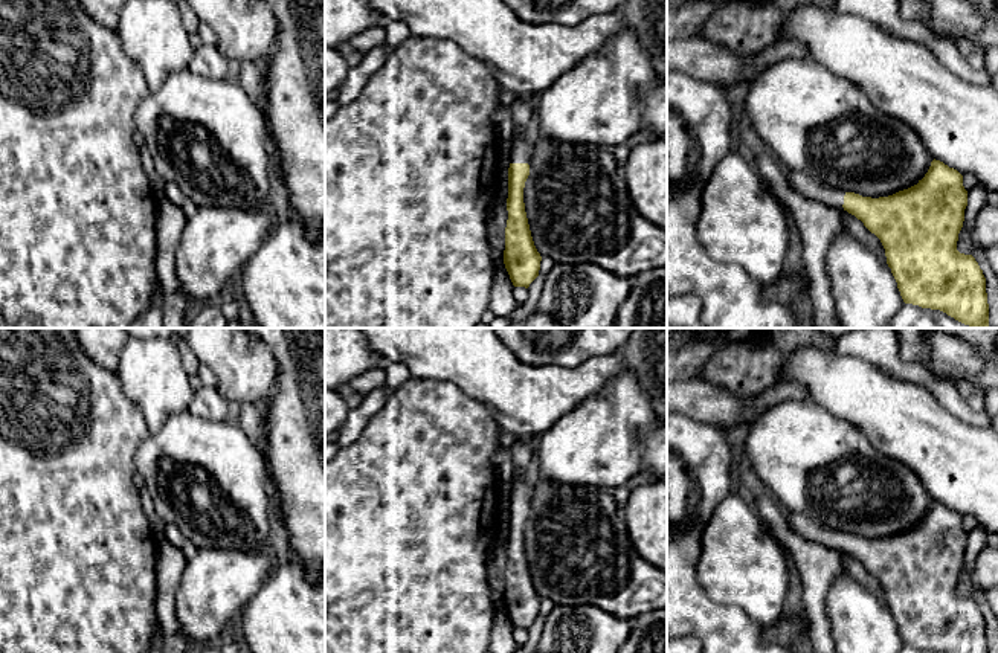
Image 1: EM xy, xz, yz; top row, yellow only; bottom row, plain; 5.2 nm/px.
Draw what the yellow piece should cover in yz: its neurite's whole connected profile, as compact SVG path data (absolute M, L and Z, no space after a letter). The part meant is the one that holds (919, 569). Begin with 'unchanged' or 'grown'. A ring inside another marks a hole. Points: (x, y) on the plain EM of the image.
grown; M934 500L917 526L879 540L827 529L800 513L786 511L786 517L800 537L836 551L842 549L880 581L905 645L940 653L989 653L983 612L972 597L957 592L967 548L967 532L957 511Z

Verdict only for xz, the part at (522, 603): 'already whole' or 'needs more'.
needs more

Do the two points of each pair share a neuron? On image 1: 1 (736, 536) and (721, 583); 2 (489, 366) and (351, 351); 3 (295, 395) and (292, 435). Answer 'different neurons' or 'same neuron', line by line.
1: same neuron
2: different neurons
3: same neuron

